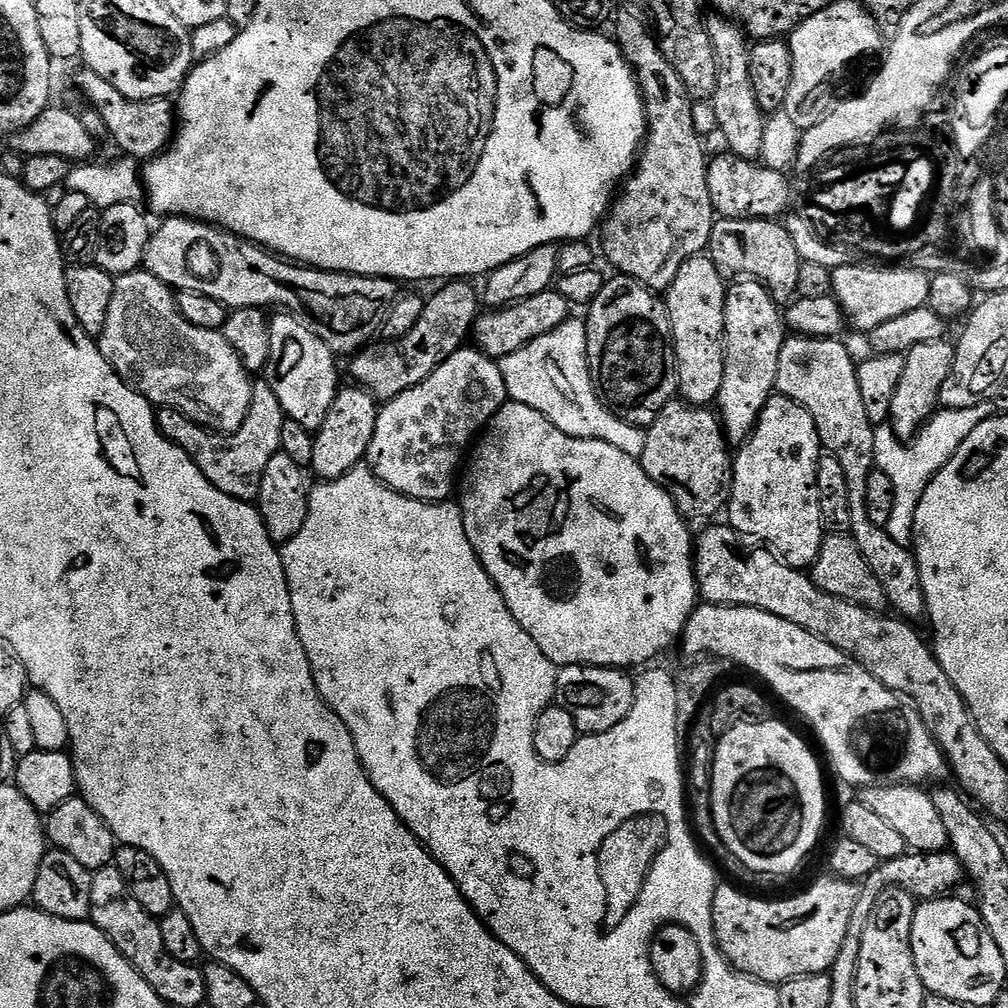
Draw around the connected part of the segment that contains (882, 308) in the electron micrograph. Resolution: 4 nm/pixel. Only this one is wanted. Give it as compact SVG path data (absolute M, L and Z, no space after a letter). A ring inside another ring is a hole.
M850 262L841 268L832 269L831 295L836 297L844 311L847 323L861 334L873 332L882 322L898 318L910 310L925 307L930 294L930 276L924 272L903 266L903 268L871 268L868 264Z

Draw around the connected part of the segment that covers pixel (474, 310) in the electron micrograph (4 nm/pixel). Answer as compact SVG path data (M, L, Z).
M448 282L431 297L427 297L422 318L418 318L418 326L410 330L400 340L391 342L372 342L359 354L353 355L352 376L357 385L375 396L377 401L393 400L398 394L418 386L450 354L469 343L476 327L476 318L482 312L482 300L468 282Z

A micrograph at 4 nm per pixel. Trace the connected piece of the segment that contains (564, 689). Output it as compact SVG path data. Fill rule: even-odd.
M582 664L563 665L556 673L555 703L562 710L567 710L570 718L584 734L595 734L614 730L630 706L634 706L636 697L635 679L627 671L618 668L590 668Z

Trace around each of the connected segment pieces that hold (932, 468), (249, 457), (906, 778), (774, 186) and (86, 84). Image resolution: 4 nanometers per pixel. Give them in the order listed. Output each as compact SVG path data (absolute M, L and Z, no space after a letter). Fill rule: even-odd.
M991 403L975 404L965 408L946 408L937 411L936 415L928 419L928 423L921 428L919 434L910 441L899 440L891 426L880 426L874 432L874 458L875 467L882 474L887 474L894 485L893 513L886 526L890 538L903 548L909 549L913 540L914 515L918 510L918 502L922 494L926 494L926 486L954 458L958 446L974 434L982 422L986 422L994 415Z
M260 378L252 386L252 405L248 411L246 422L236 432L221 434L203 428L201 424L195 424L186 414L182 414L177 408L156 408L156 425L158 430L174 446L186 450L206 474L206 482L210 482L222 494L230 494L230 498L256 502L260 499L262 490L262 478L266 474L266 466L270 463L270 458L280 451L282 442L282 426L286 419L282 406L278 402L278 397L274 395L274 390L270 390L267 379Z
M704 602L686 622L683 644L686 655L696 656L692 658L707 654L729 665L737 664L753 672L758 679L765 680L798 715L808 719L837 778L853 784L857 790L873 786L924 786L927 780L940 780L949 775L944 751L911 703L882 686L882 682L871 676L857 660L851 660L845 652L830 646L830 642L822 642L822 638L802 630L802 626L786 622L786 618L778 618L757 608L731 608L725 604Z
M731 154L723 155L708 165L708 185L717 213L733 220L776 220L779 212L789 211L787 208L792 200L793 181L788 181L781 169L767 166L756 168L747 160Z
M81 70L76 84L82 95L88 99L87 107L97 112L106 124L109 137L121 148L125 157L137 162L147 162L160 155L169 147L174 136L174 104L171 99L131 100L126 98L106 78Z

